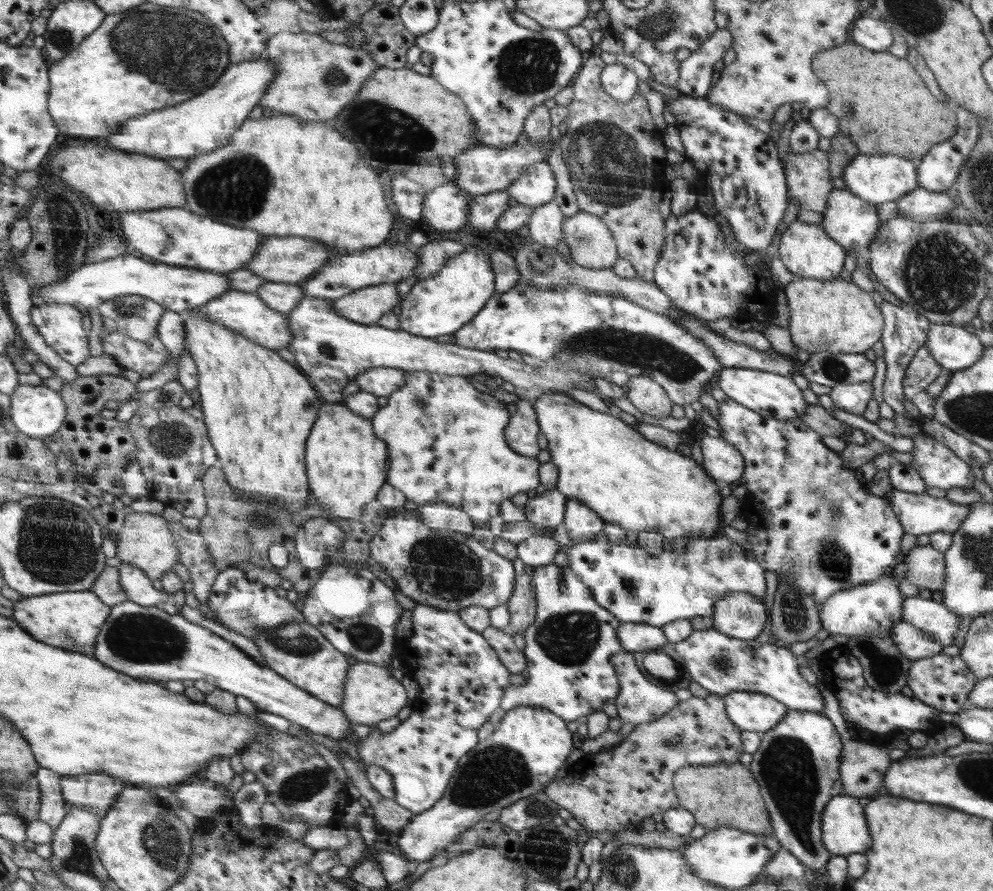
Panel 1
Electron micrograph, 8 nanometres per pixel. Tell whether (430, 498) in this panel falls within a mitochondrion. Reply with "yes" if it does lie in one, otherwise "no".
no

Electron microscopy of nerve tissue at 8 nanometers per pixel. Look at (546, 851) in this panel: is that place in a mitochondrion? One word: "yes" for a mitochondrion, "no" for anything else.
yes

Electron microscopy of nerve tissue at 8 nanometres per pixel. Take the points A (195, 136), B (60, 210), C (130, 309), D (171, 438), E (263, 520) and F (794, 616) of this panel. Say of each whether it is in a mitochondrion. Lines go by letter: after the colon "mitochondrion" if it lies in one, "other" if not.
A: other
B: mitochondrion
C: mitochondrion
D: mitochondrion
E: mitochondrion
F: mitochondrion

